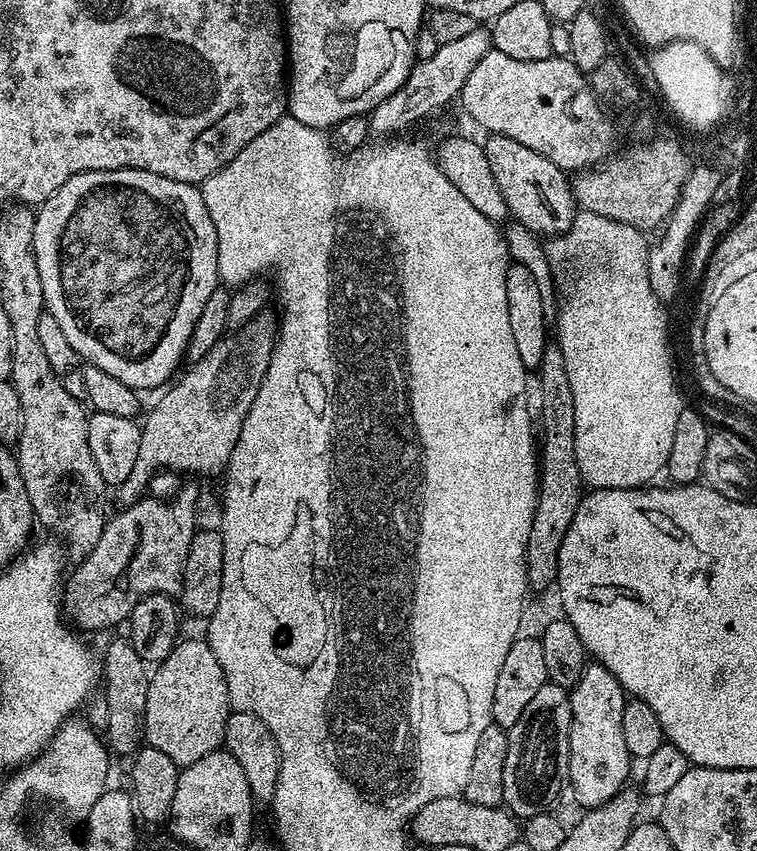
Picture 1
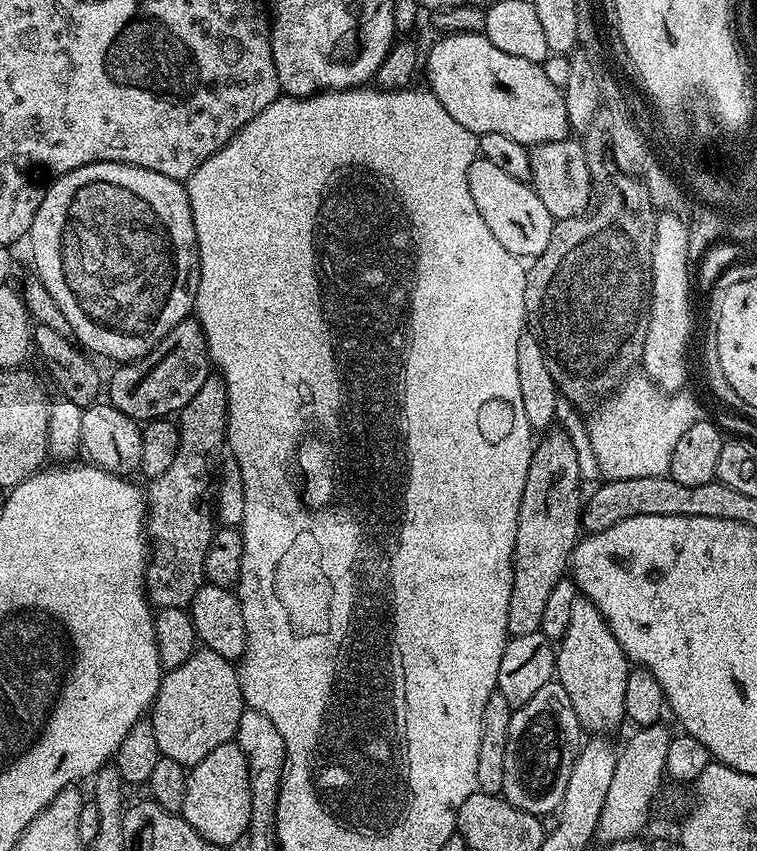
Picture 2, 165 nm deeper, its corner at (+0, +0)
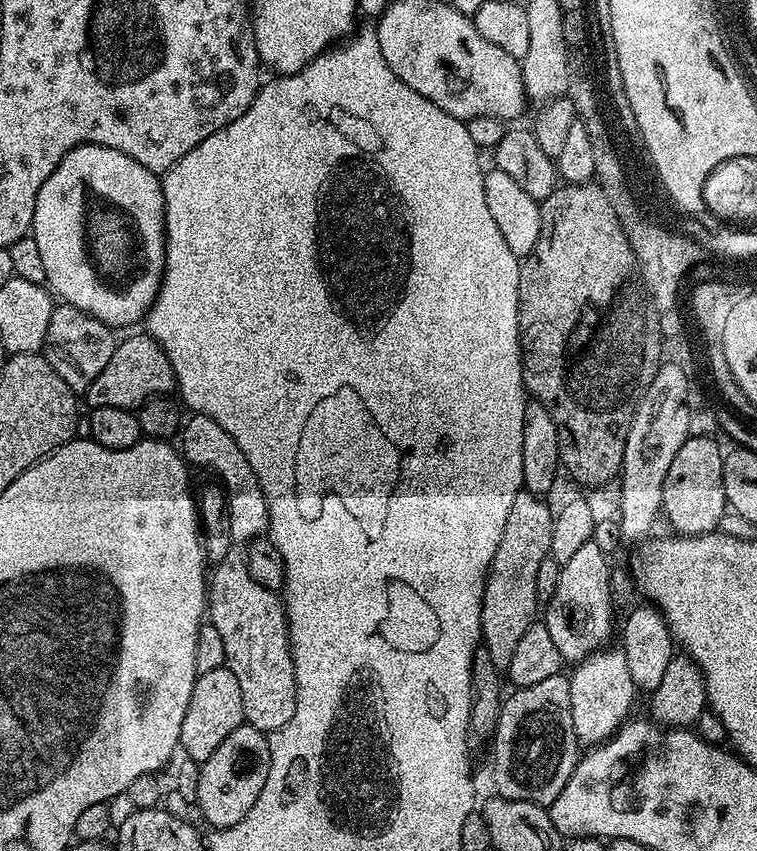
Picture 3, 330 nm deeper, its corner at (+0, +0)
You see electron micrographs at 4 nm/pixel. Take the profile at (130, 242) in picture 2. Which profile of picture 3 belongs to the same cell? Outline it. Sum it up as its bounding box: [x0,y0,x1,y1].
[30,144,164,330]

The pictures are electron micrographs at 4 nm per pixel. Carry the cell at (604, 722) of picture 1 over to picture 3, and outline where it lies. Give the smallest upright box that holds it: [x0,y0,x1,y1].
[542,539,614,662]

